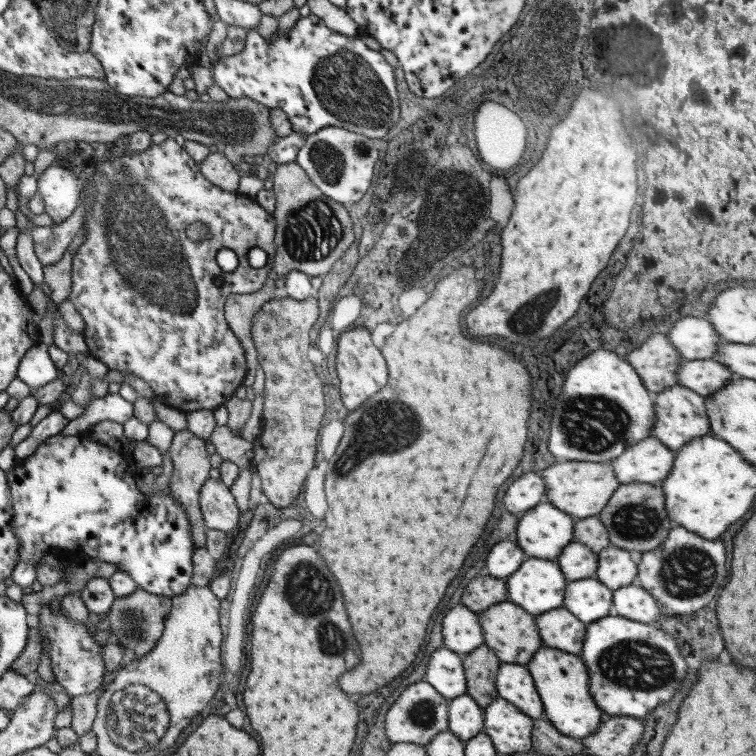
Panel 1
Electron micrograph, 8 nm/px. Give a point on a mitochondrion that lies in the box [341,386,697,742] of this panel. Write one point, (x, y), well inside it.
(629, 664)

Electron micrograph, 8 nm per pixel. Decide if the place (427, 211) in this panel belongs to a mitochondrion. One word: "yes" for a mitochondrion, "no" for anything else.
yes

